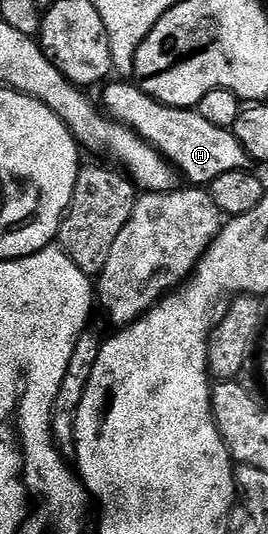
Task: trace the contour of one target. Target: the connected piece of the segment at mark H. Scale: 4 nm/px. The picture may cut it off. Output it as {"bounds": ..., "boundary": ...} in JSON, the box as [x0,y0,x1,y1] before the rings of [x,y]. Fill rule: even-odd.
{"bounds":[99,80,250,188],"boundary":[[[113,80],[105,88],[101,98],[99,97],[105,113],[113,121],[131,128],[140,138],[154,146],[175,167],[178,175],[184,181],[185,178],[189,181],[186,183],[205,188],[215,180],[215,176],[223,176],[223,172],[250,169],[250,156],[243,144],[239,144],[232,129],[203,120],[196,109],[163,104],[147,96],[147,92],[143,92],[129,80]]]}

